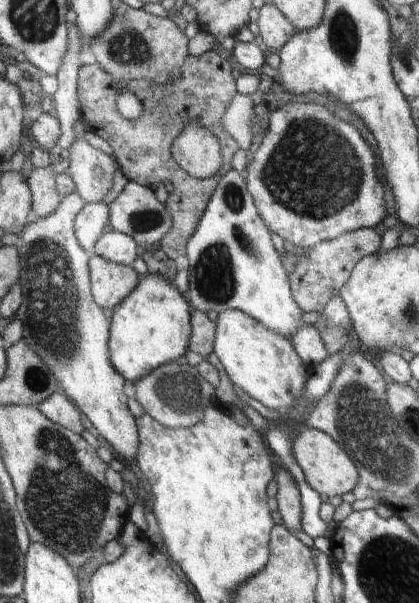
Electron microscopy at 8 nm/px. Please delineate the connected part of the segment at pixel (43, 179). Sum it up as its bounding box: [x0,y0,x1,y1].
[27,165,61,219]

